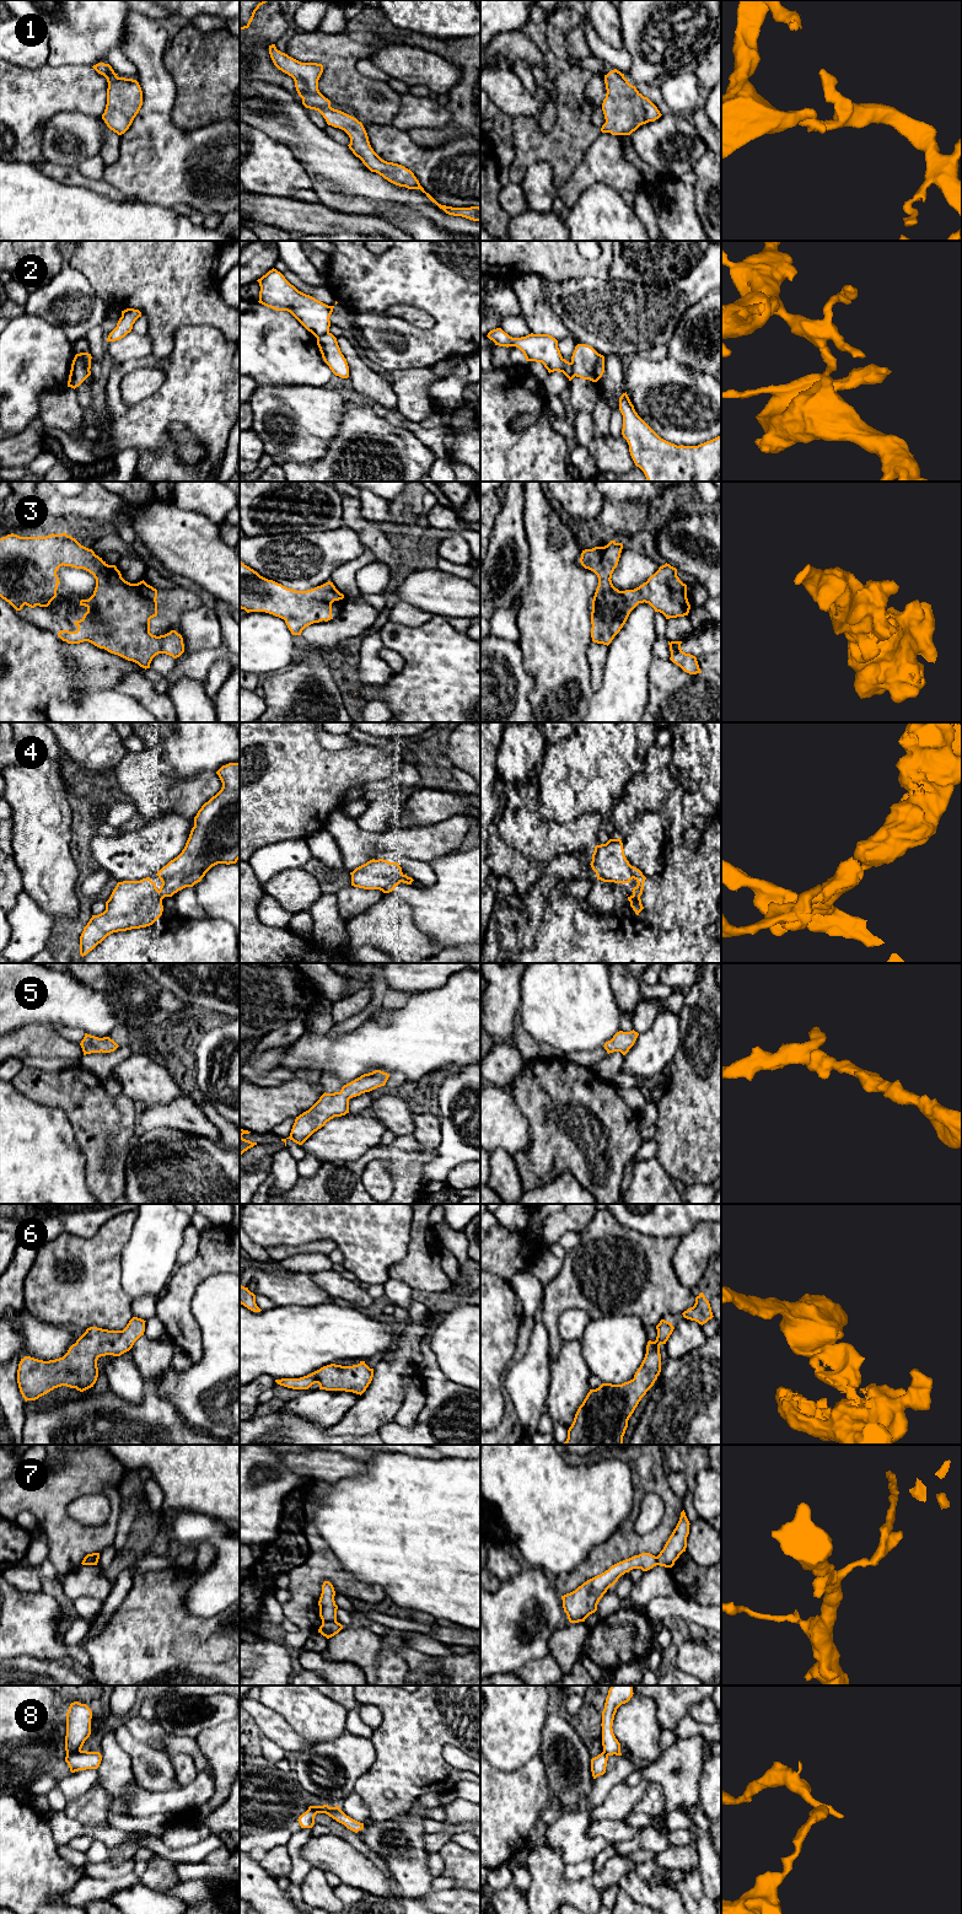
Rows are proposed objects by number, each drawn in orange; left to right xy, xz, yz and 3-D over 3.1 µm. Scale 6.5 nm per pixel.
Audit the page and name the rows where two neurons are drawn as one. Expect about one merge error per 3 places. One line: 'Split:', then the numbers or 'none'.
Split: 2, 7, 8

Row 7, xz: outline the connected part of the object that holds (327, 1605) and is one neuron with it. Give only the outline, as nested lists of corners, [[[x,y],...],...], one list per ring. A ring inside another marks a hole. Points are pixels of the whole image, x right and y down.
[[[329,1581],[322,1585],[322,1593],[318,1601],[319,1617],[322,1622],[335,1622],[338,1606],[334,1601],[335,1591]]]

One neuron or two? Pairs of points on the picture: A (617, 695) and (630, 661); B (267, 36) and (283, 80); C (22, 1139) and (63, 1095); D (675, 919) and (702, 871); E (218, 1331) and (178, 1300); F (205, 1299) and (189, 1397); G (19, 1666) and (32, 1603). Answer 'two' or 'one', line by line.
A: one
B: one
C: two
D: one
E: two
F: one
G: two

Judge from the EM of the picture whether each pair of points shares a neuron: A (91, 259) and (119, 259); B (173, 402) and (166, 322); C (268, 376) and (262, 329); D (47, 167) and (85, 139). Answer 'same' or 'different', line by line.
A: same
B: different
C: same
D: different

